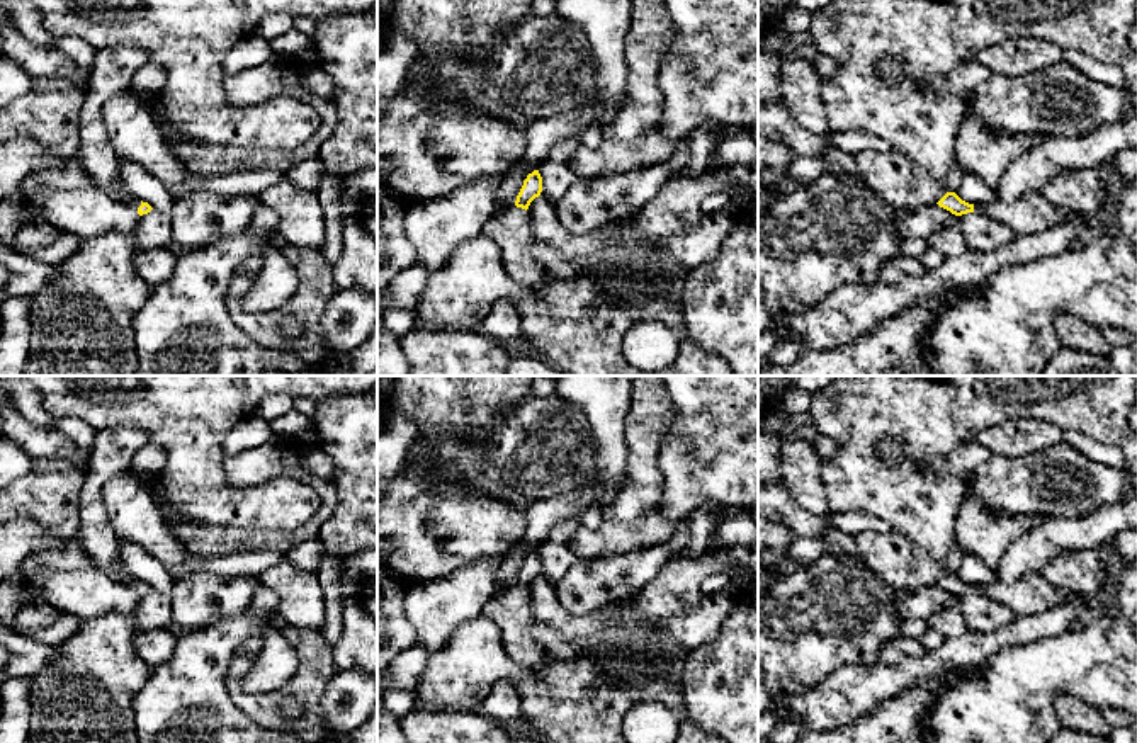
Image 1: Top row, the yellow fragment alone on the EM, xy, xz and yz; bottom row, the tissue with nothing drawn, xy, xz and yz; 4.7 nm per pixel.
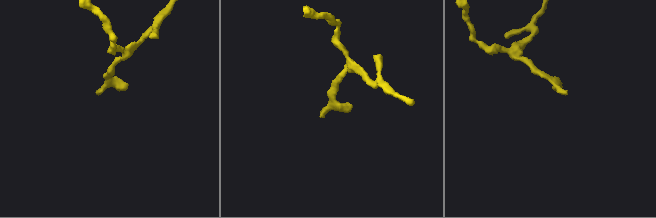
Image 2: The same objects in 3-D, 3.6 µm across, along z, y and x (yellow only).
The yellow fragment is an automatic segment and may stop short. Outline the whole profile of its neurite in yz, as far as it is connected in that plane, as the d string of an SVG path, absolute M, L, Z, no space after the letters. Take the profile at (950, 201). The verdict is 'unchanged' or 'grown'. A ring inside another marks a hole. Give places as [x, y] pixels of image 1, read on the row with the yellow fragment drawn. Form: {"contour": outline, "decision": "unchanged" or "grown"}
{"contour": "M1040 190L1027 192L1015 202L1004 202L996 196L987 204L969 204L955 192L947 192L936 204L955 216L981 213L1004 223L1016 236L1042 233L1052 226L1064 224L1071 216L1071 211L1052 206Z", "decision": "grown"}

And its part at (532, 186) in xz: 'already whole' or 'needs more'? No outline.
needs more

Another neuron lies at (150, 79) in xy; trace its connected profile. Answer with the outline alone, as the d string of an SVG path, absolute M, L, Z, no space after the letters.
M148 61L133 77L129 90L139 99L150 99L160 94L165 83L167 83L165 70L158 63Z

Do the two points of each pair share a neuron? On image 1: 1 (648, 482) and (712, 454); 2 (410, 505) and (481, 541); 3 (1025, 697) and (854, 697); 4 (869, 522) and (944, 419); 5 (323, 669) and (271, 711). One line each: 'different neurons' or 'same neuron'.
1: different neurons
2: same neuron
3: different neurons
4: different neurons
5: same neuron

